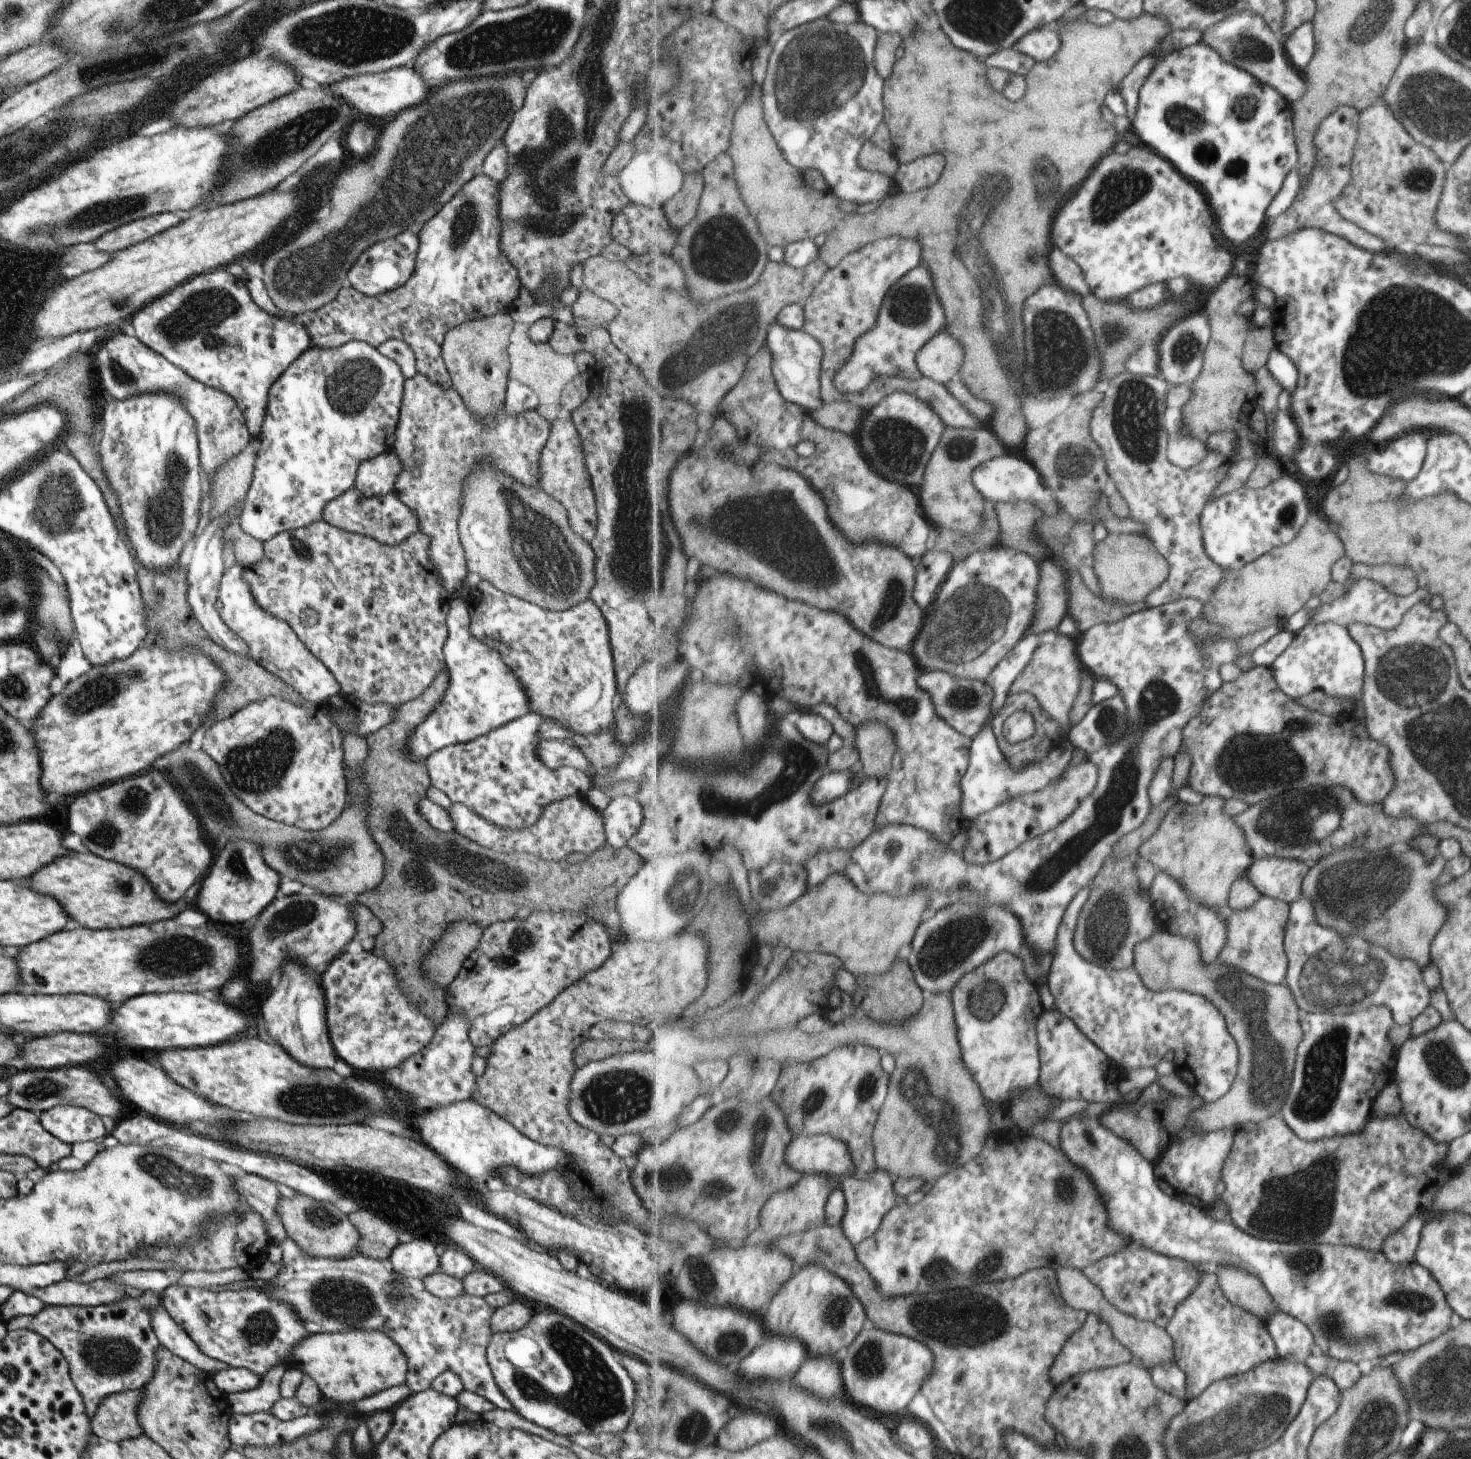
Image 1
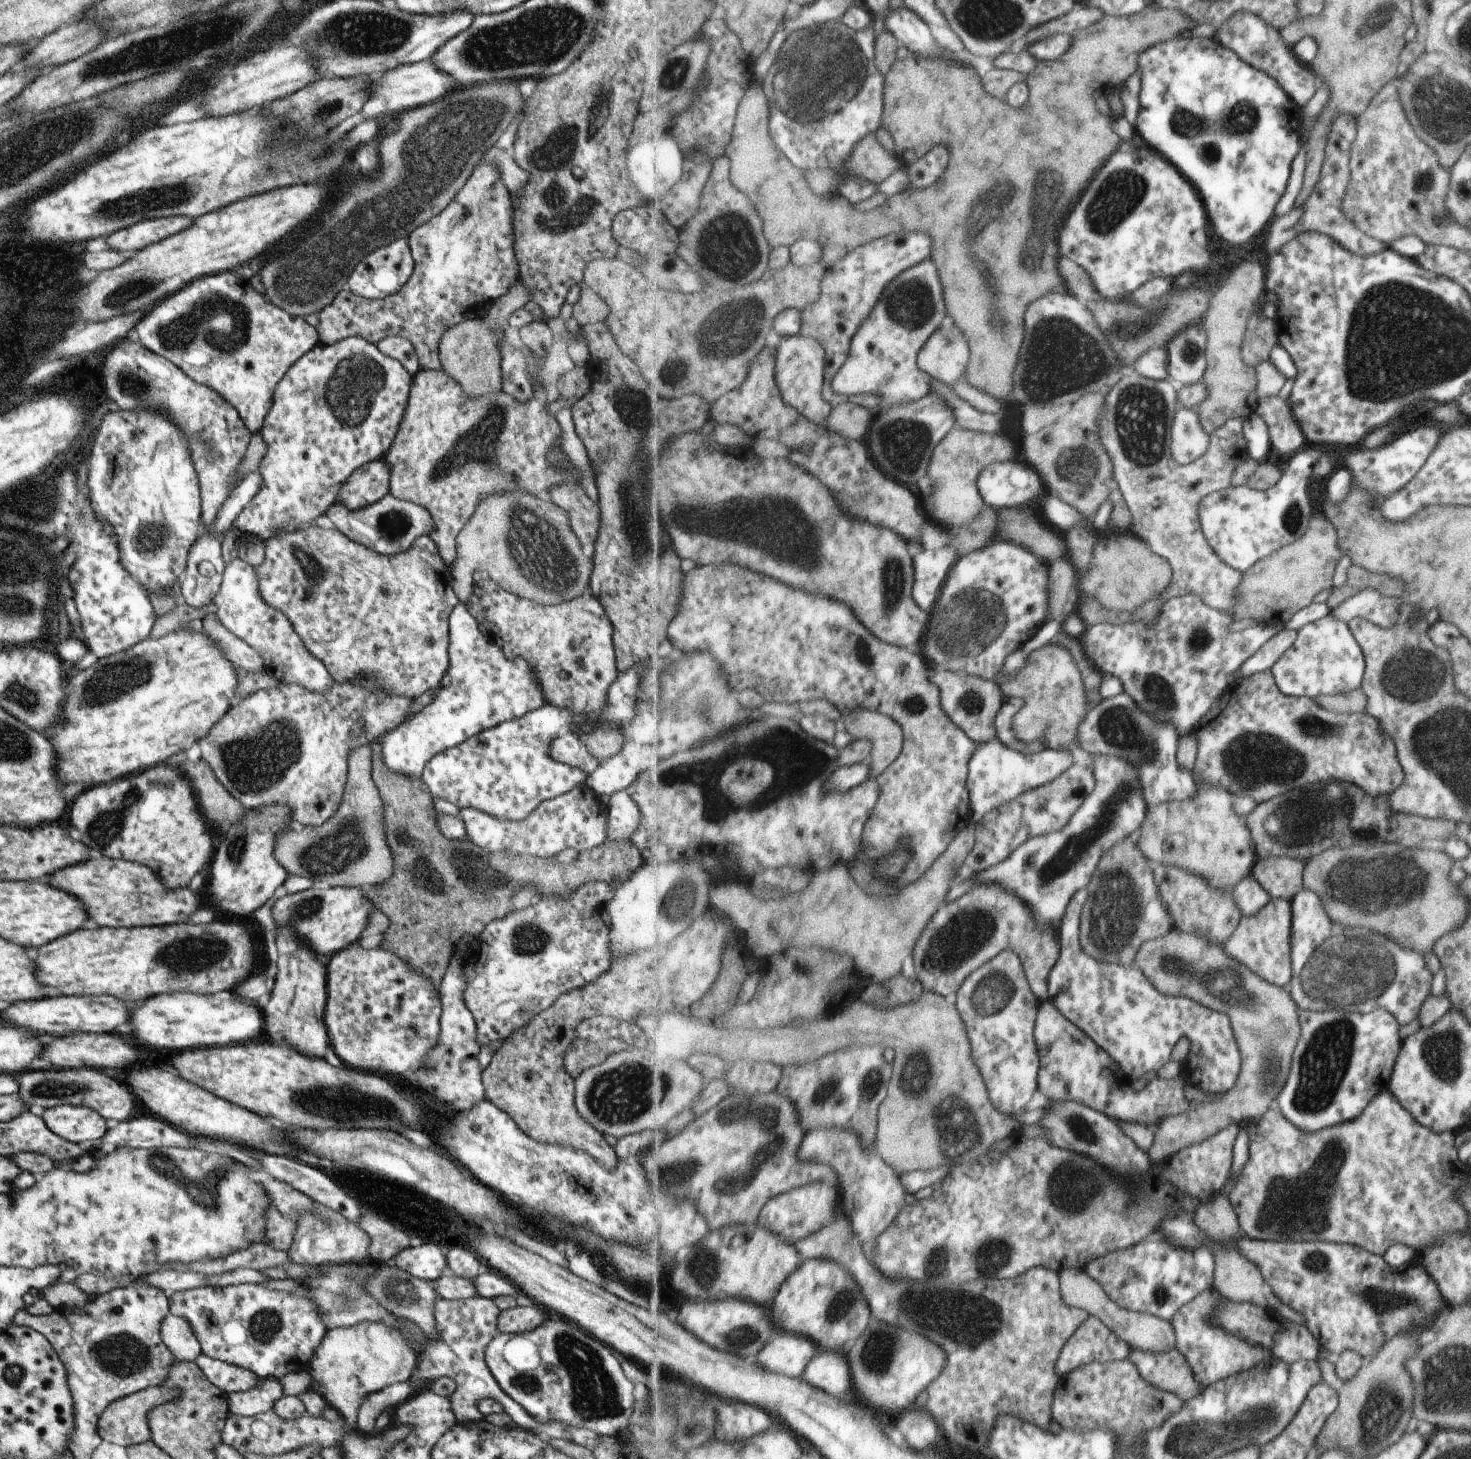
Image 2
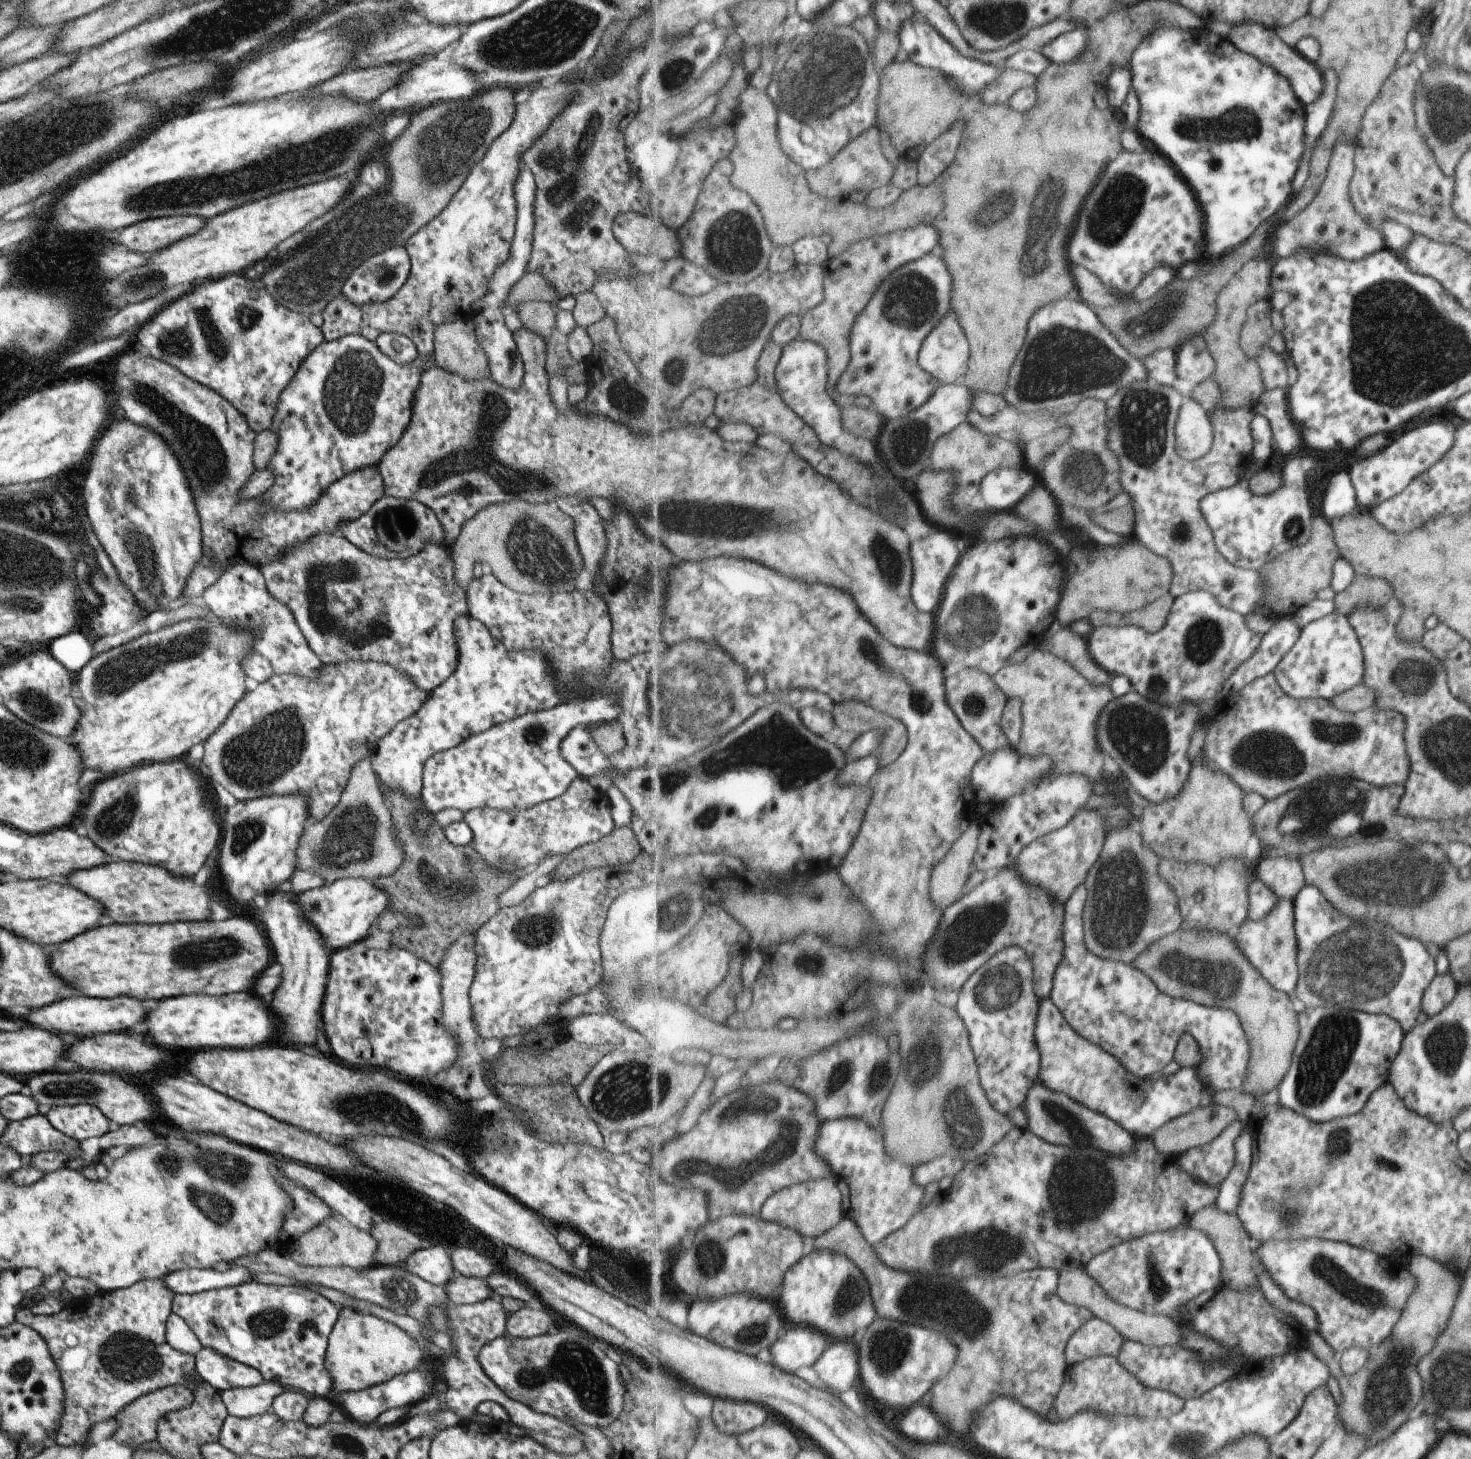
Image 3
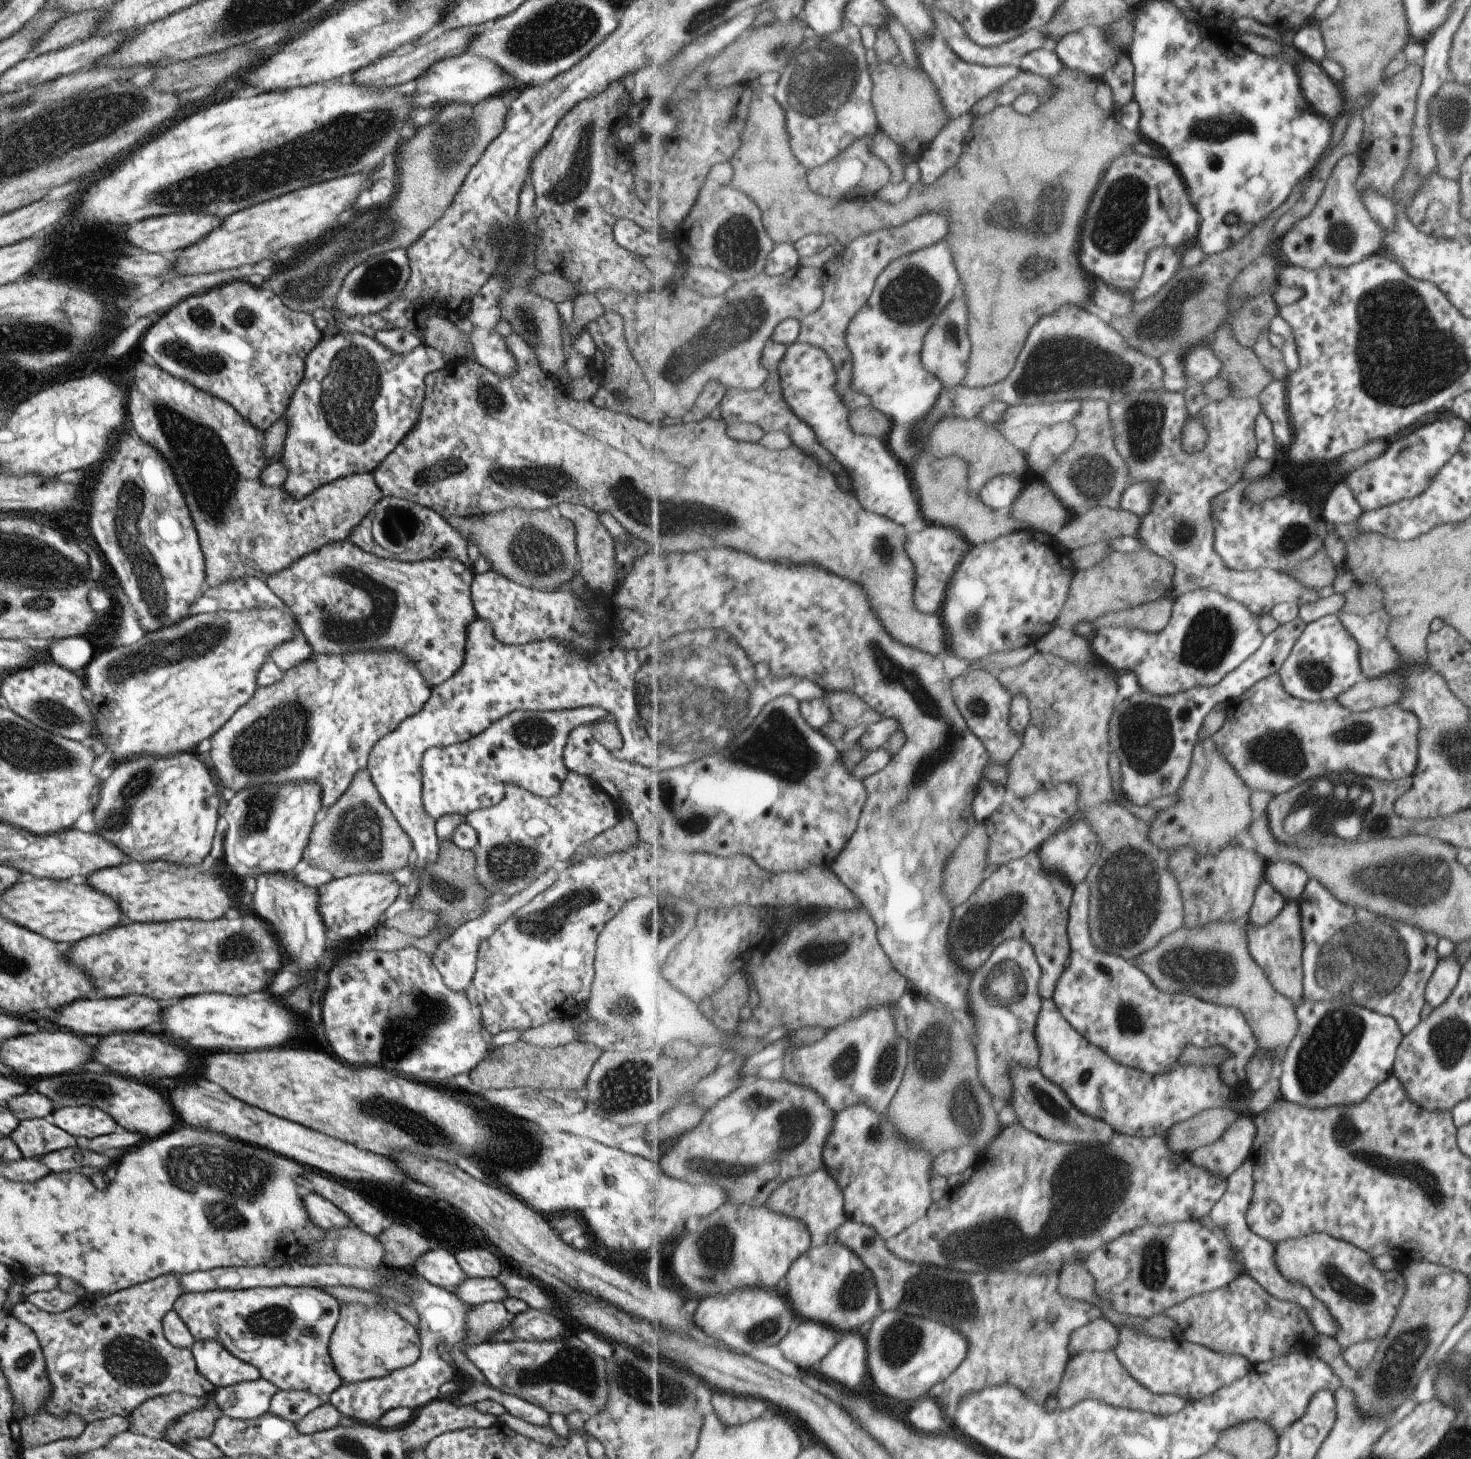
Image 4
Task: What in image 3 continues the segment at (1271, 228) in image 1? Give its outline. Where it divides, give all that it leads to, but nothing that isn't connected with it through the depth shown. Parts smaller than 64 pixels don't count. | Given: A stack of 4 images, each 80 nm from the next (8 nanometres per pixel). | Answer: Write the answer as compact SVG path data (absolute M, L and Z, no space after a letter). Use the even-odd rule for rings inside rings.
M1339 139L1334 144L1333 154L1330 156L1330 166L1319 192L1301 212L1291 220L1277 225L1273 232L1274 254L1277 257L1298 255L1299 251L1309 249L1325 251L1342 259L1357 260L1373 253L1373 250L1383 249L1381 236L1371 230L1351 204L1348 195L1348 184L1354 172L1354 145L1351 141Z

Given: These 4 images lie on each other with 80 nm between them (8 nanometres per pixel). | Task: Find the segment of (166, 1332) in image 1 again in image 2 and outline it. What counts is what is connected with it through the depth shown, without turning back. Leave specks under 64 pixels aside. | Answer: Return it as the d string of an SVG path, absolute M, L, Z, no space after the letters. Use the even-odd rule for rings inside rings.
M167 1313L161 1320L159 1336L178 1361L195 1362L200 1346L185 1320Z

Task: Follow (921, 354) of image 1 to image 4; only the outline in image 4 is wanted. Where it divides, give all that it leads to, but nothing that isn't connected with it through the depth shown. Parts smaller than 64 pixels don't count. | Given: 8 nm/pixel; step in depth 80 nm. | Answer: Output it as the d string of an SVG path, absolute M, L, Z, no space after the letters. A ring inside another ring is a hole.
M959 296L955 302L951 301L943 310L926 336L922 350L923 364L931 374L942 381L945 387L955 388L967 376L967 362L971 354L971 340L967 336L967 320L969 320L967 300Z

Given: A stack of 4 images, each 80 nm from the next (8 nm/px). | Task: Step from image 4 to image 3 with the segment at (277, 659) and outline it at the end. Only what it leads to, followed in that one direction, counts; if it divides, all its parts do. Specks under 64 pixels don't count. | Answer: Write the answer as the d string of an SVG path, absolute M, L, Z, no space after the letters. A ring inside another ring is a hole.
M247 563L230 564L219 575L218 581L202 592L202 597L223 625L252 635L252 650L270 662L273 674L295 675L309 680L318 675L323 665L307 646L289 609L267 592L257 566Z

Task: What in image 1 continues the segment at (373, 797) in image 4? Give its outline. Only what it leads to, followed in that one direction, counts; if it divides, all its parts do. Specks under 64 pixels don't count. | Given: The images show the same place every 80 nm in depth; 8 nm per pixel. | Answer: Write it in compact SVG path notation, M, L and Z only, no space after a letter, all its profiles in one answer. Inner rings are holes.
M335 711L332 719L340 727L343 734L341 746L342 762L345 764L345 770L347 770L347 802L339 816L331 824L318 831L306 831L251 812L247 805L244 805L229 790L220 775L217 763L203 749L192 750L188 743L181 743L177 749L163 755L161 760L167 760L167 764L161 772L165 774L168 781L182 796L190 813L198 820L199 826L203 826L205 832L215 841L219 838L225 838L227 841L233 839L251 841L258 847L263 862L269 865L282 880L297 880L302 885L314 886L323 895L353 895L357 897L374 889L375 885L379 884L379 880L383 879L384 858L366 827L366 804L368 799L360 774L362 760L366 757L366 739L354 733L353 723L356 720L349 713Z

